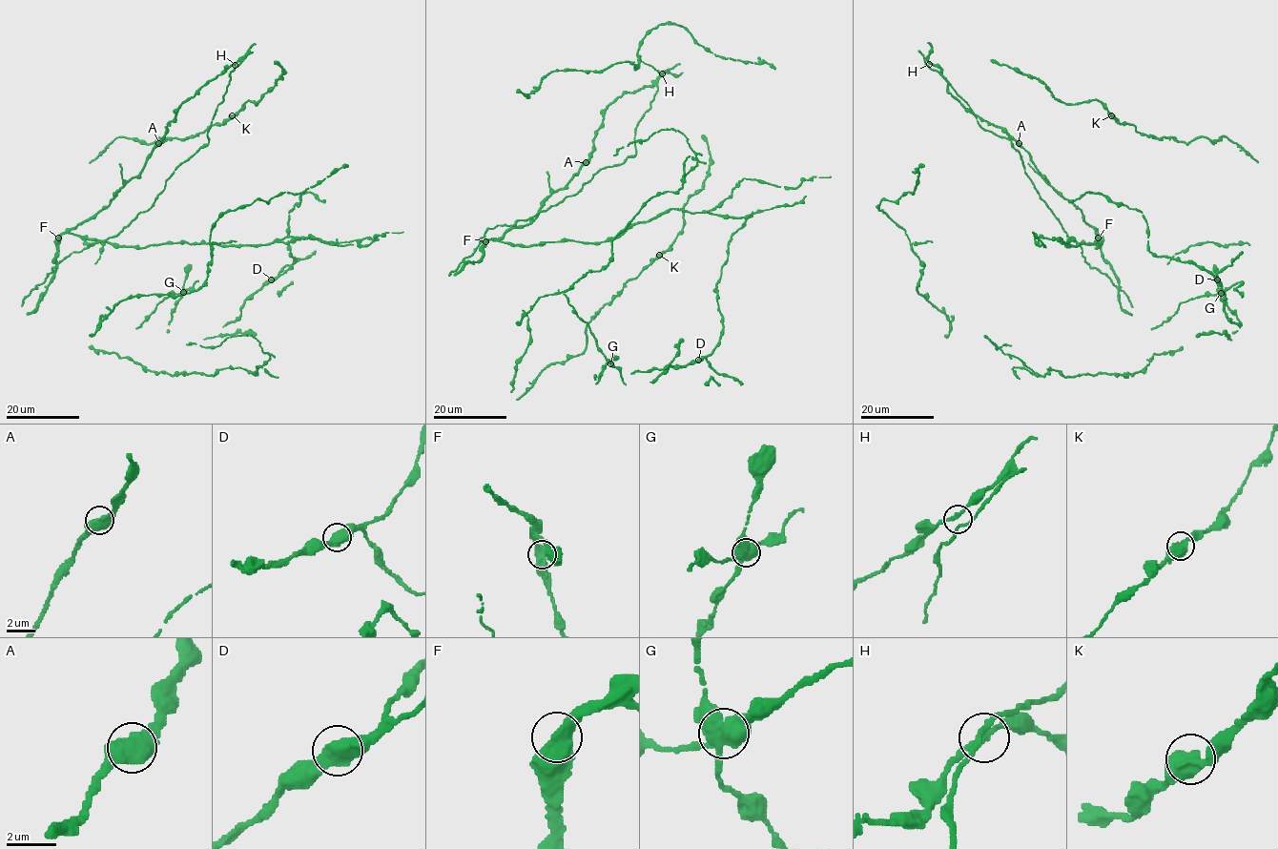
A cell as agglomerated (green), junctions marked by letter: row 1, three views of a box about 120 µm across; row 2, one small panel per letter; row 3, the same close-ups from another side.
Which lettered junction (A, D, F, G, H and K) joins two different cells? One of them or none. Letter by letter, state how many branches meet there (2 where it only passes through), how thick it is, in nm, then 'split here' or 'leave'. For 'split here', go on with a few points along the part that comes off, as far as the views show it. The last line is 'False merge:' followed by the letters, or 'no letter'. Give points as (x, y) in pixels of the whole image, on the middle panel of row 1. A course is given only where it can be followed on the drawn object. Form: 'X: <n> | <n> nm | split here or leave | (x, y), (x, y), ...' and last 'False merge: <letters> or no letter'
A: 2 | 500 nm | leave
D: 2 | 480 nm | leave
F: 3 | 440 nm | leave
G: 4 | 480 nm | split here | (611, 363), (598, 348), (588, 324), (581, 320), (564, 294)
H: 4 | 240 nm | leave
K: 2 | 550 nm | leave
False merge: G

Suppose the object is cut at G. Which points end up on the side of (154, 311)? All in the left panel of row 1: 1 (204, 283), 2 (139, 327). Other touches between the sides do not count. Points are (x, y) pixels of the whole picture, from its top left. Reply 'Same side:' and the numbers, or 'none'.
Same side: 2

